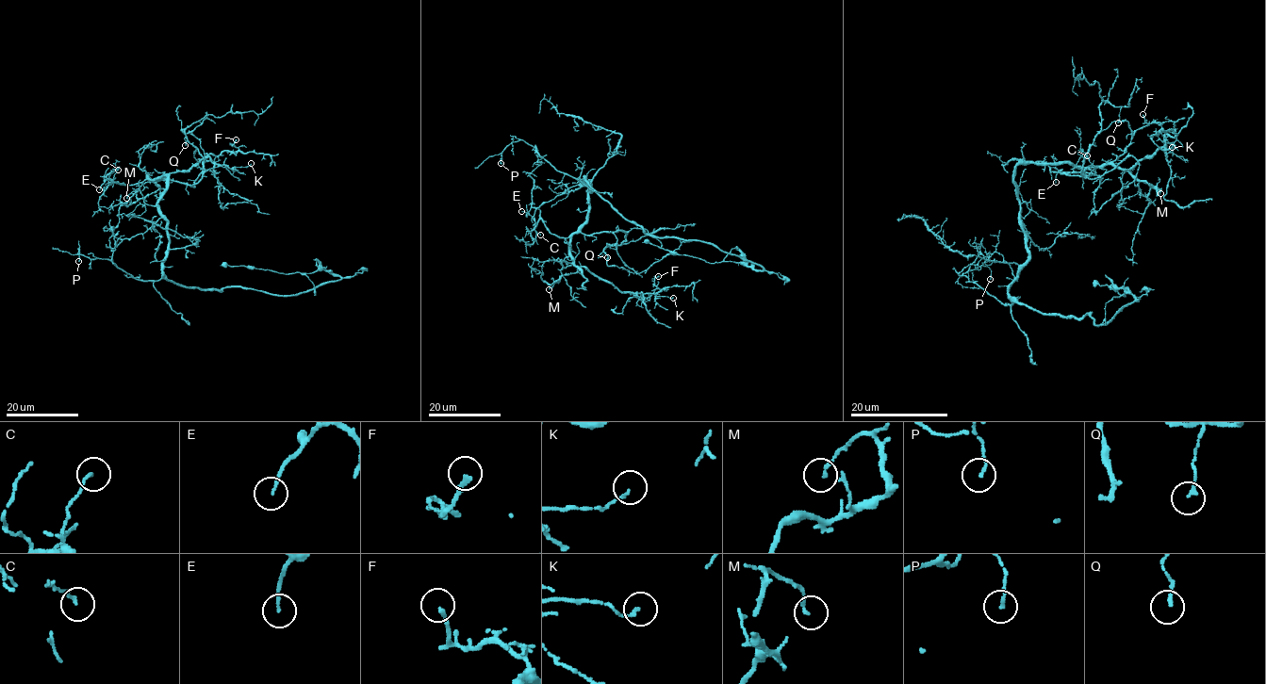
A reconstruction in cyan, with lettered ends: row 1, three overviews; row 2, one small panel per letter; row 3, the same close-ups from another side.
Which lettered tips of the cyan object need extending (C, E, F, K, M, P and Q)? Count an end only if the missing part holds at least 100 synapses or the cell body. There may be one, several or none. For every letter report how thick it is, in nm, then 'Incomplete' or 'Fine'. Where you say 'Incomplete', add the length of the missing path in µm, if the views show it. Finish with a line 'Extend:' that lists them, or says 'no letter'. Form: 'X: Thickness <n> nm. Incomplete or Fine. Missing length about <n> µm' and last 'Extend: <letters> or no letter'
C: Thickness 110 nm. Fine
E: Thickness 130 nm. Fine
F: Thickness 200 nm. Fine
K: Thickness 110 nm. Fine
M: Thickness 150 nm. Fine
P: Thickness 110 nm. Fine
Q: Thickness 150 nm. Fine
Extend: no letter

